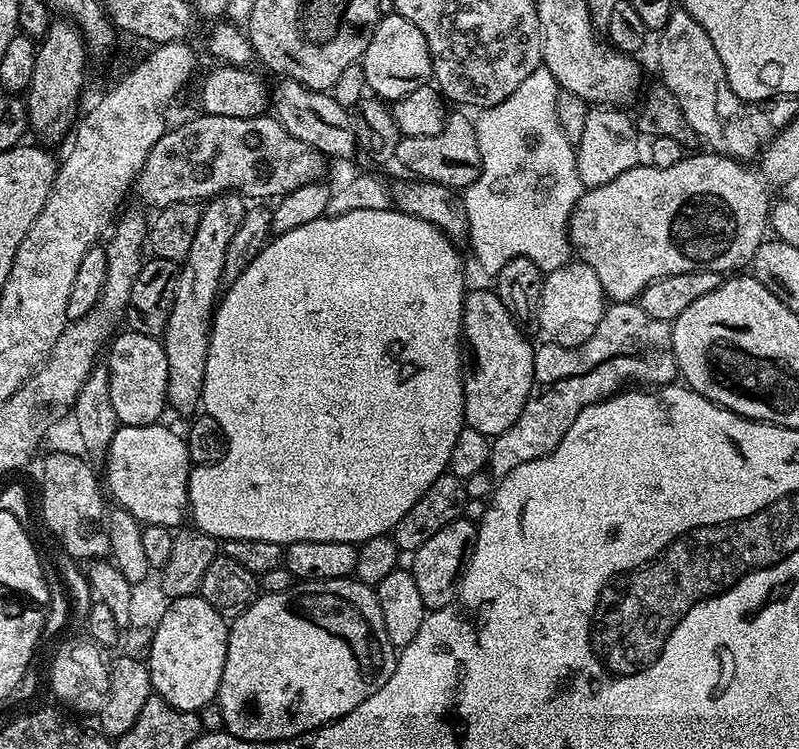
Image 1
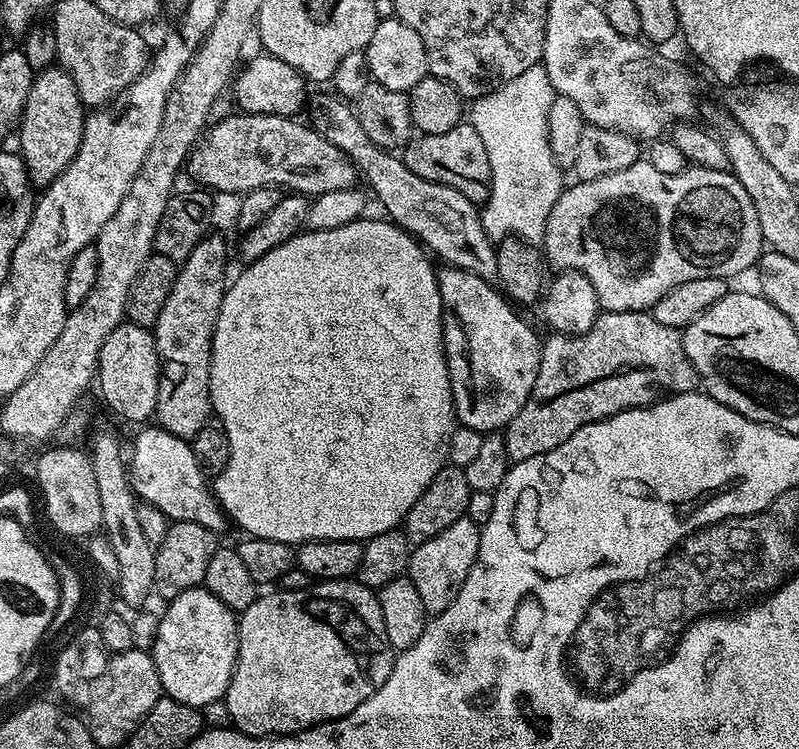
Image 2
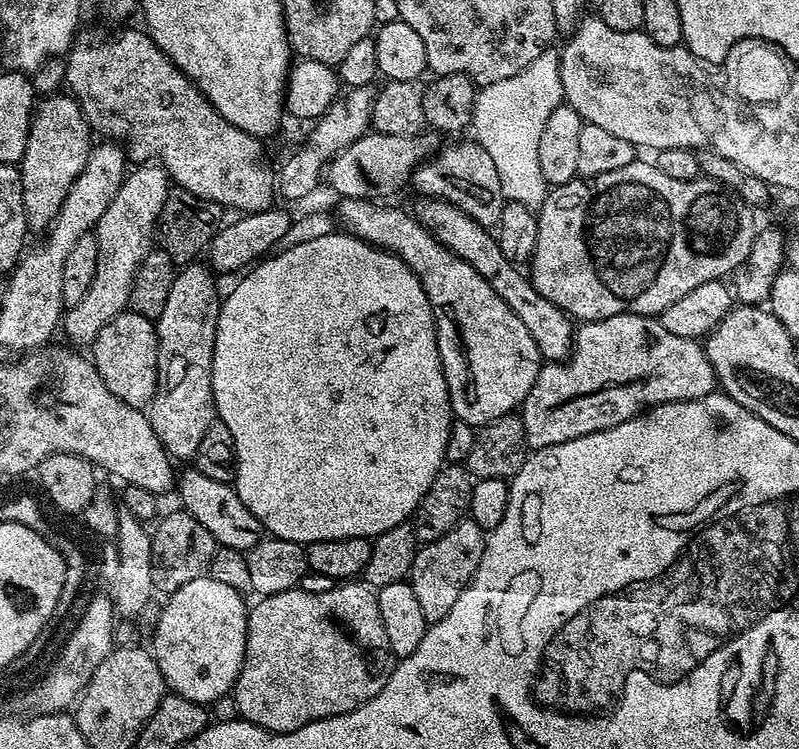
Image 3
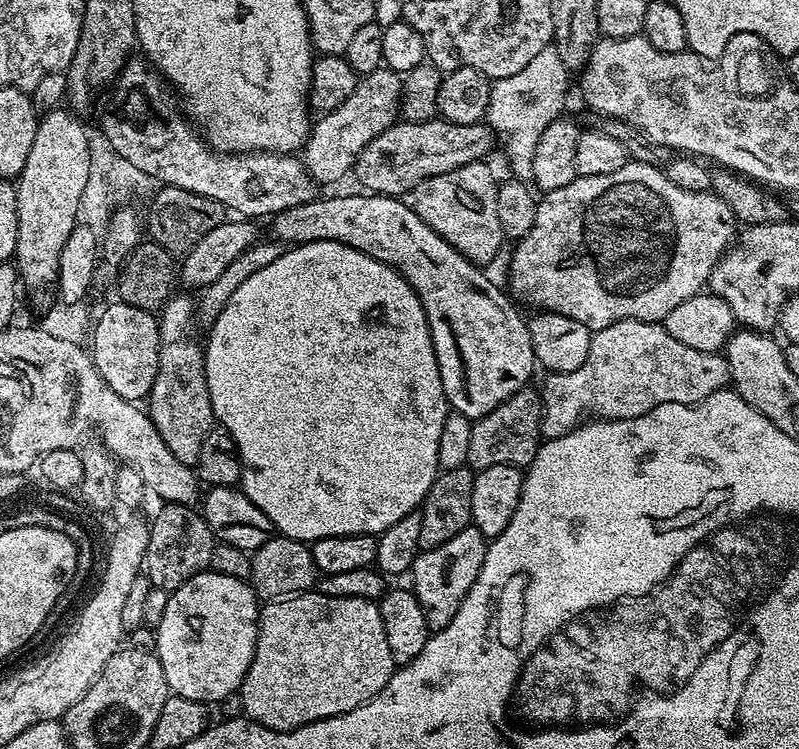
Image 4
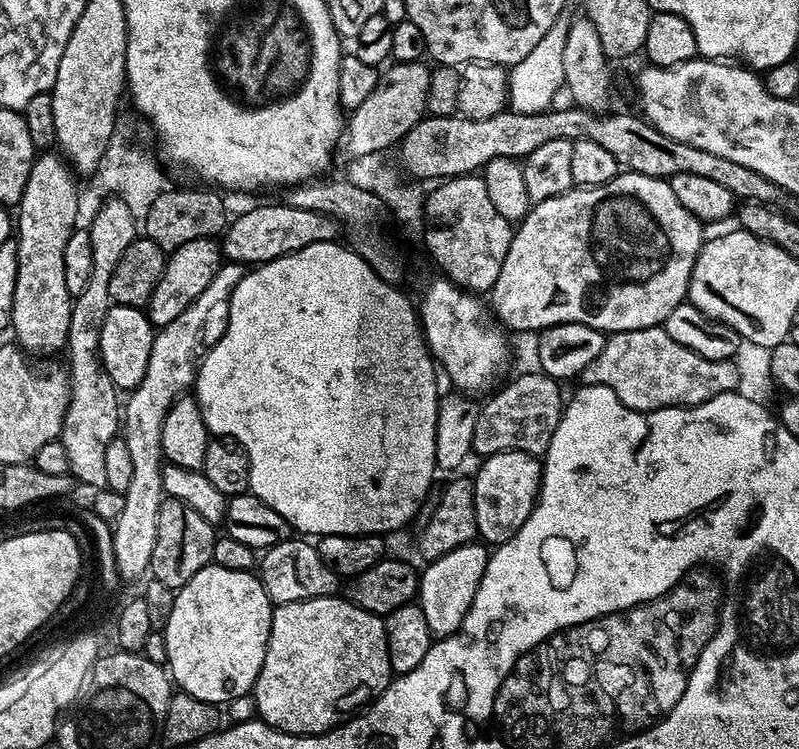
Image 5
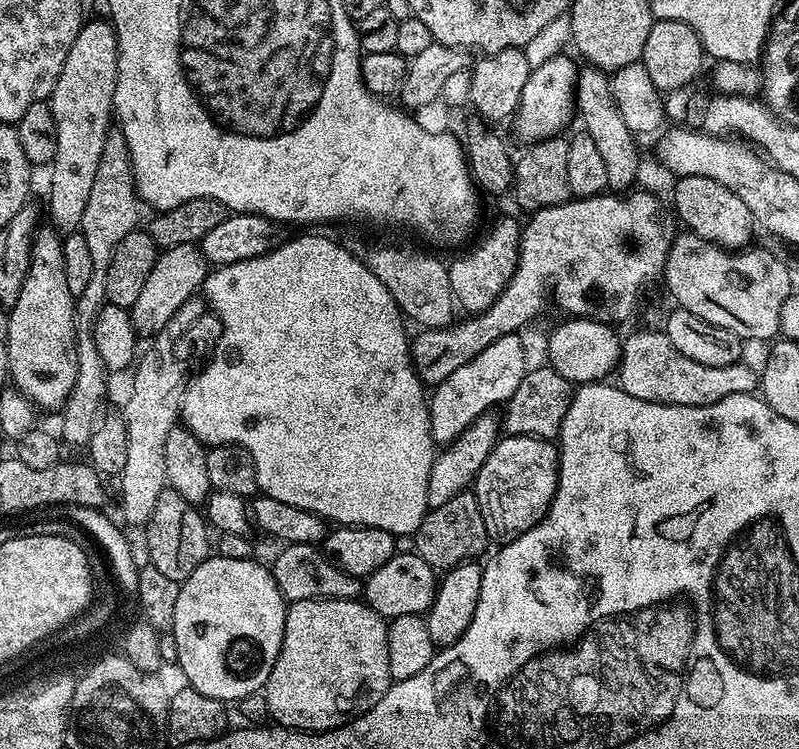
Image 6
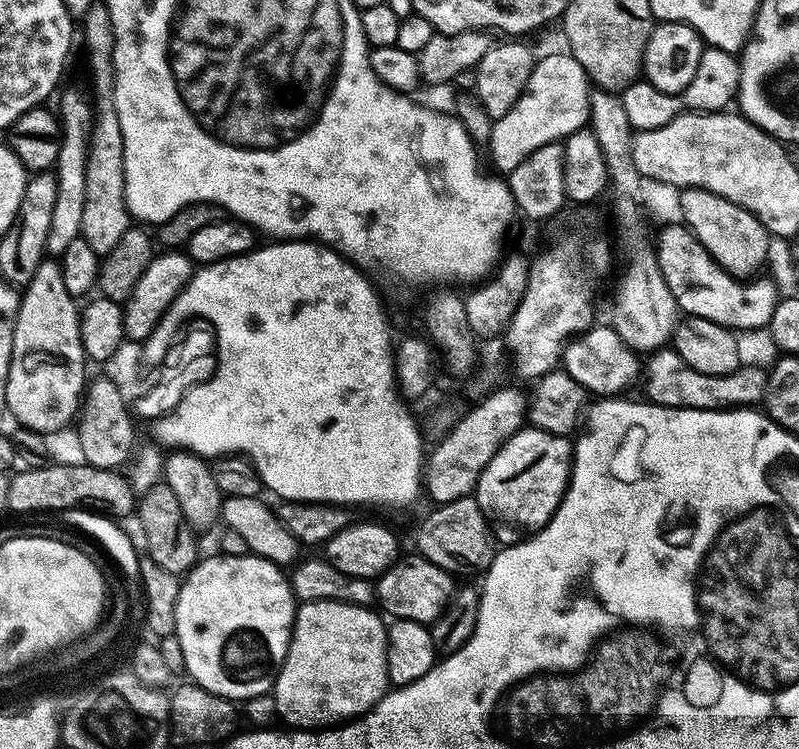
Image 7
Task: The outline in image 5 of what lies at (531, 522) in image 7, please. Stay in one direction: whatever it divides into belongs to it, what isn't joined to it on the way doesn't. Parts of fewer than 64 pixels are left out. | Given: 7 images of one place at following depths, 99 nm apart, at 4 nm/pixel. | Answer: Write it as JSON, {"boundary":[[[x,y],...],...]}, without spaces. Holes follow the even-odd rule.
{"boundary":[[[500,452],[483,457],[480,469],[474,475],[474,510],[476,511],[476,531],[479,539],[489,546],[504,544],[530,518],[536,498],[540,494],[542,464],[535,455],[524,452]]]}

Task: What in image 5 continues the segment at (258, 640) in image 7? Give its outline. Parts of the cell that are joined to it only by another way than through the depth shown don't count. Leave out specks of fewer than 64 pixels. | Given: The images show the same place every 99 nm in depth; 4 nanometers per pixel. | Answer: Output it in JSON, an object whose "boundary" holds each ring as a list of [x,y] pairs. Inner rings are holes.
{"boundary":[[[214,563],[198,570],[176,592],[170,618],[162,630],[168,655],[166,668],[175,687],[217,706],[249,695],[266,658],[273,607],[259,575],[226,570]]]}

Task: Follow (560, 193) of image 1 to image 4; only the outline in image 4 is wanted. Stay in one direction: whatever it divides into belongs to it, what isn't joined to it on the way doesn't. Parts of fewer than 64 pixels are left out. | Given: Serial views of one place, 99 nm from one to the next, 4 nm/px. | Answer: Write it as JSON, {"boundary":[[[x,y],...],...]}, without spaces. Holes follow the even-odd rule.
{"boundary":[[[549,46],[542,50],[542,54],[538,54],[538,58],[532,59],[530,66],[526,66],[526,70],[518,70],[518,74],[505,80],[497,80],[492,84],[486,120],[493,133],[505,133],[504,148],[508,151],[508,164],[512,167],[511,175],[515,179],[531,181],[532,159],[534,150],[538,146],[538,138],[542,130],[546,130],[546,126],[550,126],[550,122],[563,113],[560,111],[564,108],[564,91],[568,88],[568,76],[570,76],[569,69],[564,67],[562,58],[558,58],[555,47]]]}

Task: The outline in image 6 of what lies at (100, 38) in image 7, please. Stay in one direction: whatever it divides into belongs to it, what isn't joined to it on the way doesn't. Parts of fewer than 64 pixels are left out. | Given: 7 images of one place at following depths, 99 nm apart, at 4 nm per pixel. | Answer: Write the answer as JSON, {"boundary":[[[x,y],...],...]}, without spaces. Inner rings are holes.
{"boundary":[[[119,127],[109,128],[106,144],[102,146],[102,158],[98,158],[98,170],[94,173],[94,186],[82,213],[78,231],[90,245],[90,255],[94,262],[94,274],[82,294],[74,297],[74,330],[76,331],[76,377],[62,409],[64,417],[60,420],[59,435],[63,443],[87,445],[98,424],[102,420],[100,411],[108,400],[109,371],[104,367],[102,354],[94,346],[94,322],[106,303],[106,270],[114,250],[126,234],[137,231],[142,201],[136,191],[136,176],[132,172],[132,159],[128,153],[128,143]]]}

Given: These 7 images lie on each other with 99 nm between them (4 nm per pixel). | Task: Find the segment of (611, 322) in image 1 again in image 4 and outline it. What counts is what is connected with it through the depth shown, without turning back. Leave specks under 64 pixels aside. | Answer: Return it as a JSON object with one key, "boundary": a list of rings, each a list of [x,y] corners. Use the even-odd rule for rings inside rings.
{"boundary":[[[619,320],[599,329],[590,342],[586,362],[573,372],[553,372],[542,387],[542,411],[540,431],[548,440],[565,436],[585,419],[584,411],[593,408],[605,420],[629,420],[644,416],[663,404],[701,404],[715,392],[723,392],[729,387],[730,373],[727,359],[720,352],[693,350],[670,338],[663,323],[650,320]]]}

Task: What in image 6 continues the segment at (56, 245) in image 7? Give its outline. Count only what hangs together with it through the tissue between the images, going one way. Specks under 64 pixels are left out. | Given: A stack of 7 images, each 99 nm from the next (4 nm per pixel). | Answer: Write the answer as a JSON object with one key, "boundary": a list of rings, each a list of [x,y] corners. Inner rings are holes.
{"boundary":[[[107,19],[81,23],[50,97],[56,149],[50,165],[52,181],[48,184],[48,212],[52,215],[51,227],[61,234],[77,231],[82,222],[82,213],[94,186],[98,158],[102,158],[106,134],[114,124],[112,103],[117,74],[116,29]]]}

